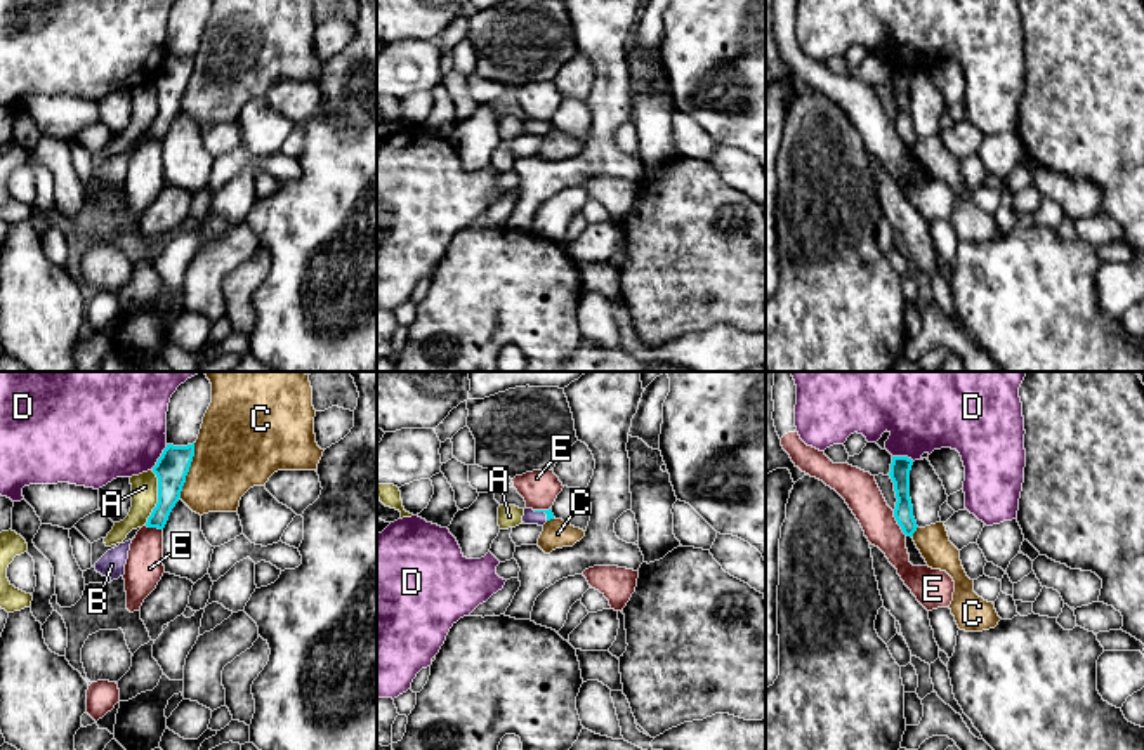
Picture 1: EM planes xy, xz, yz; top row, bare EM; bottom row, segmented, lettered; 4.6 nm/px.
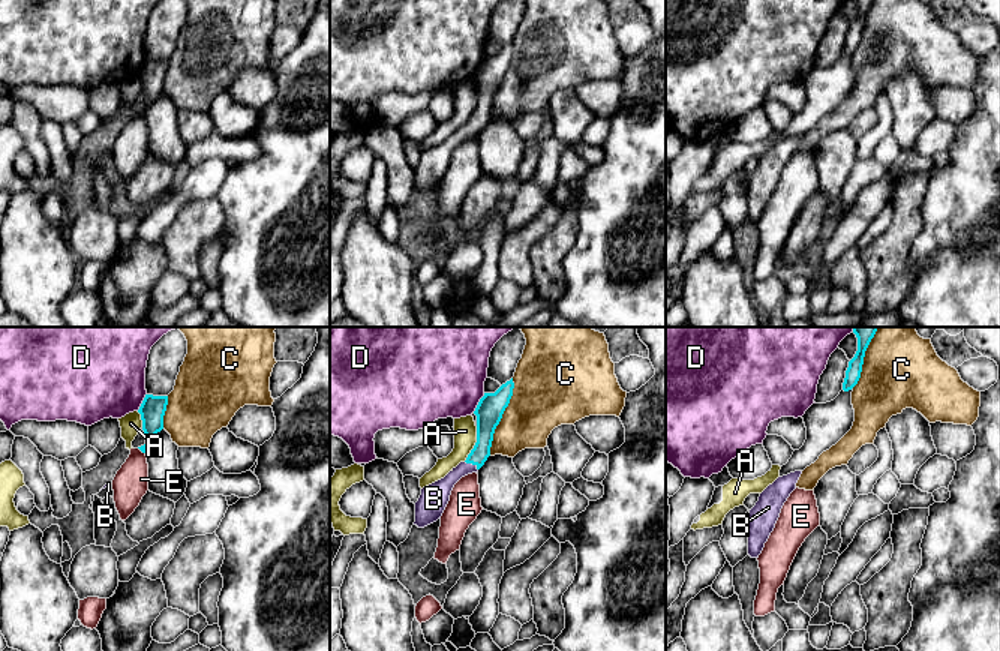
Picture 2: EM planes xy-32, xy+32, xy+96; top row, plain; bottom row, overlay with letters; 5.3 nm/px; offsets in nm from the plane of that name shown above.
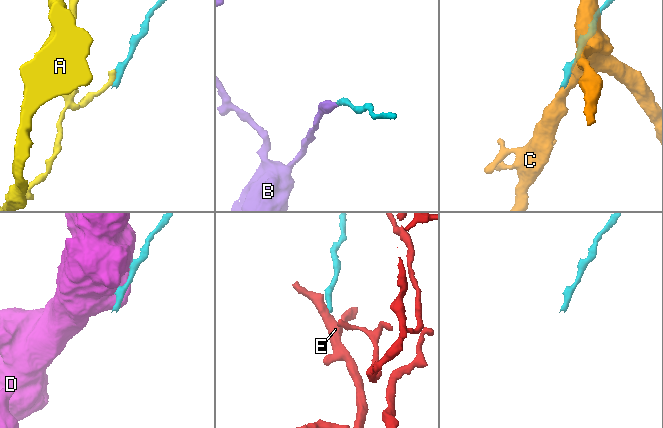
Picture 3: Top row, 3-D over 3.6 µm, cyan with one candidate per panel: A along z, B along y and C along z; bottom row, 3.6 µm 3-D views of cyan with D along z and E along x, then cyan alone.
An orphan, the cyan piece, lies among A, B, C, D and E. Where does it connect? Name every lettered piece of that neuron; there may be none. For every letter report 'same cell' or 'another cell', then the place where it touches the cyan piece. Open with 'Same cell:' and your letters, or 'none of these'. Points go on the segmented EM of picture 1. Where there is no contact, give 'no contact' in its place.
Same cell: B
A: another cell; contact xy (158, 499)
B: same cell; contact xz (542, 511)
C: another cell; contact xy (188, 471)
D: another cell; contact xy (160, 457)
E: another cell; contact yz (898, 523)

